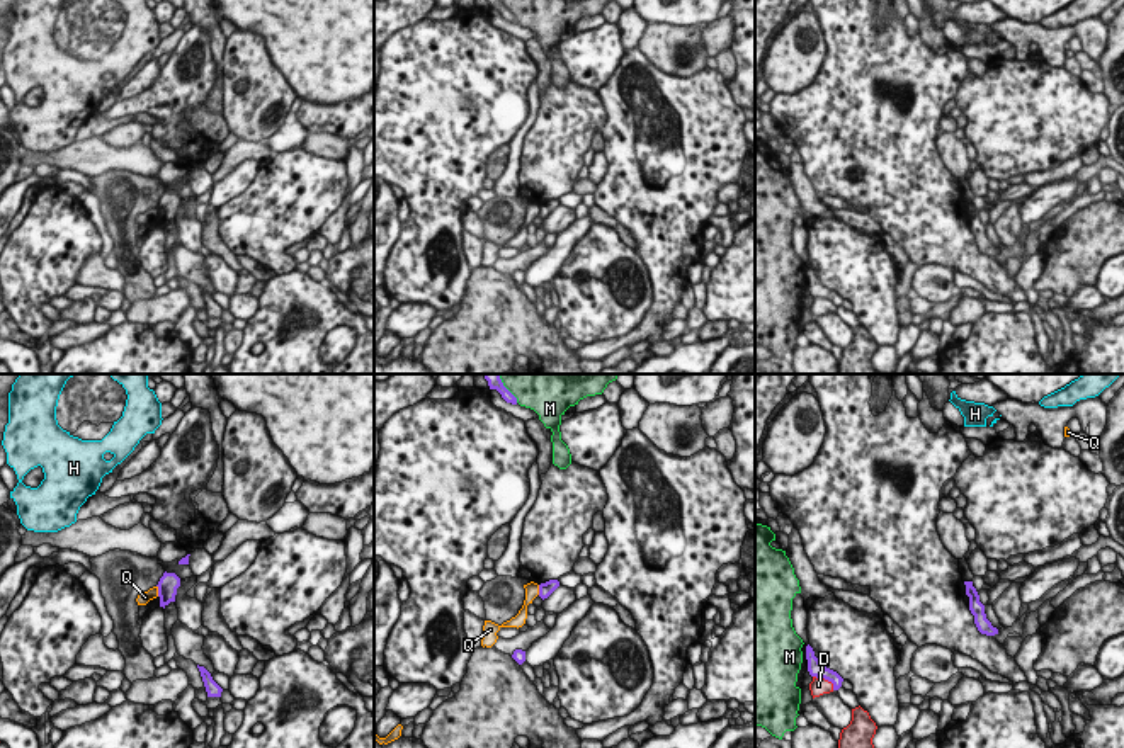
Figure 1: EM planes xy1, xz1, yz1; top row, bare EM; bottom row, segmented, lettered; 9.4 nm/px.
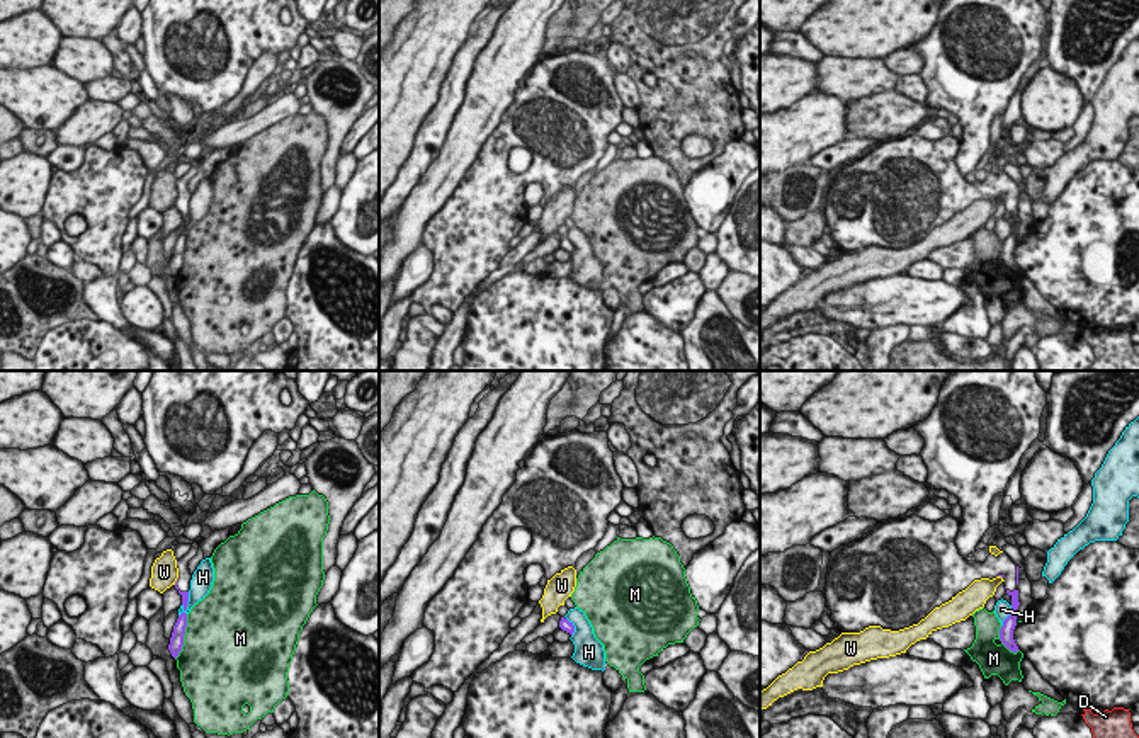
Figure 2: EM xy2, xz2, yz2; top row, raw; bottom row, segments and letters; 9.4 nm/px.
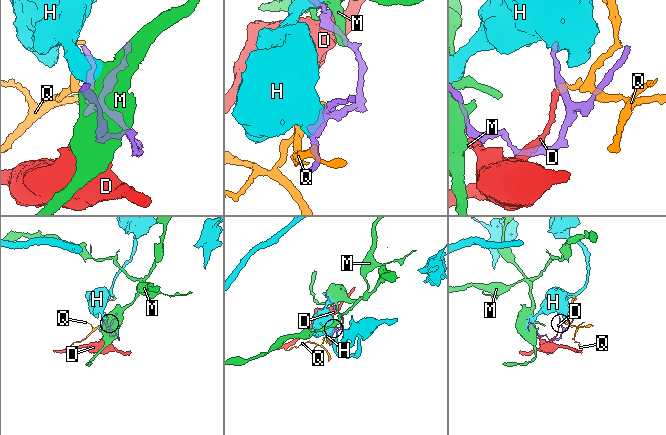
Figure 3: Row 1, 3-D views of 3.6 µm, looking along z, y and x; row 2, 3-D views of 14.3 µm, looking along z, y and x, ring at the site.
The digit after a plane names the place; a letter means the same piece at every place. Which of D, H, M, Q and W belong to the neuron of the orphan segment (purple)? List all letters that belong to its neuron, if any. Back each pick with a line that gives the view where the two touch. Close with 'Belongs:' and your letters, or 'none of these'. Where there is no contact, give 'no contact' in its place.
Belongs: none of these

